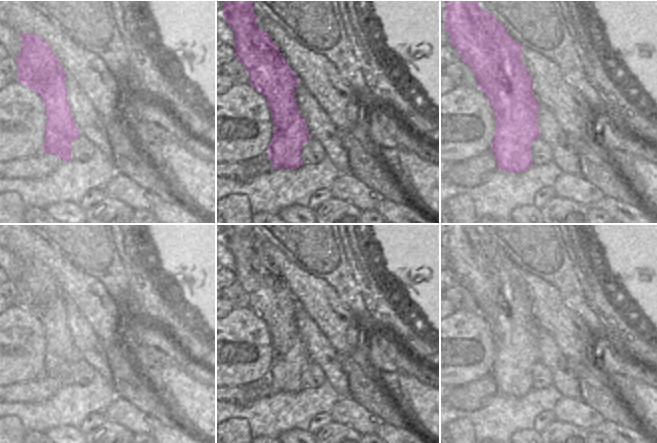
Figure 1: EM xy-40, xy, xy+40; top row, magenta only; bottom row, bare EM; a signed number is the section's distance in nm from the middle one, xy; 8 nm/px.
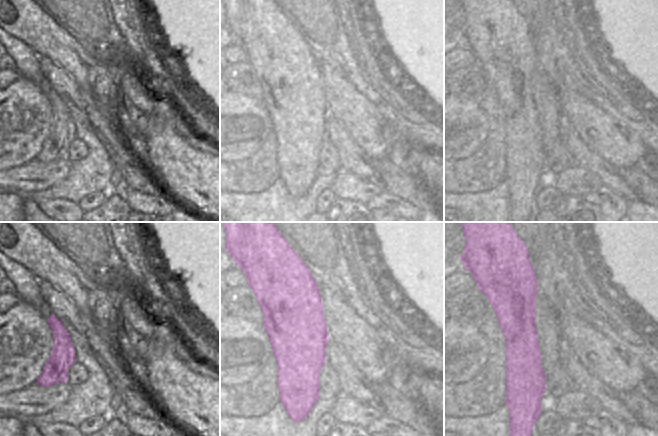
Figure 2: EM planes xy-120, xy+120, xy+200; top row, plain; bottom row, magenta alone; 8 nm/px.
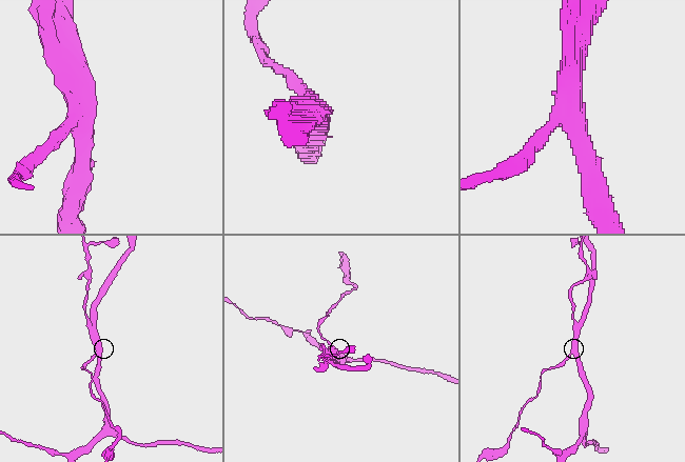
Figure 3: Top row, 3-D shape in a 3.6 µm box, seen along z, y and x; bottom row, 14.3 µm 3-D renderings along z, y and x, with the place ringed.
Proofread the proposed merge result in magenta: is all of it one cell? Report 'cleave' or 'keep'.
cleave

